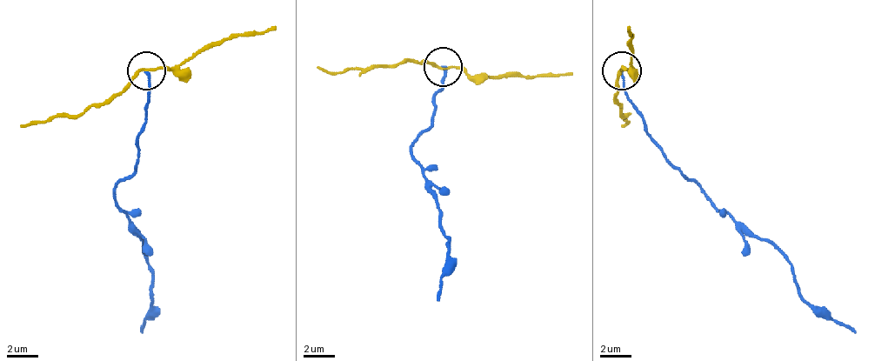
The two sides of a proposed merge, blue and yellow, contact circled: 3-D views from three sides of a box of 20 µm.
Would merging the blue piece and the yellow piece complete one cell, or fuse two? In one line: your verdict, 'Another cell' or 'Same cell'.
Another cell

